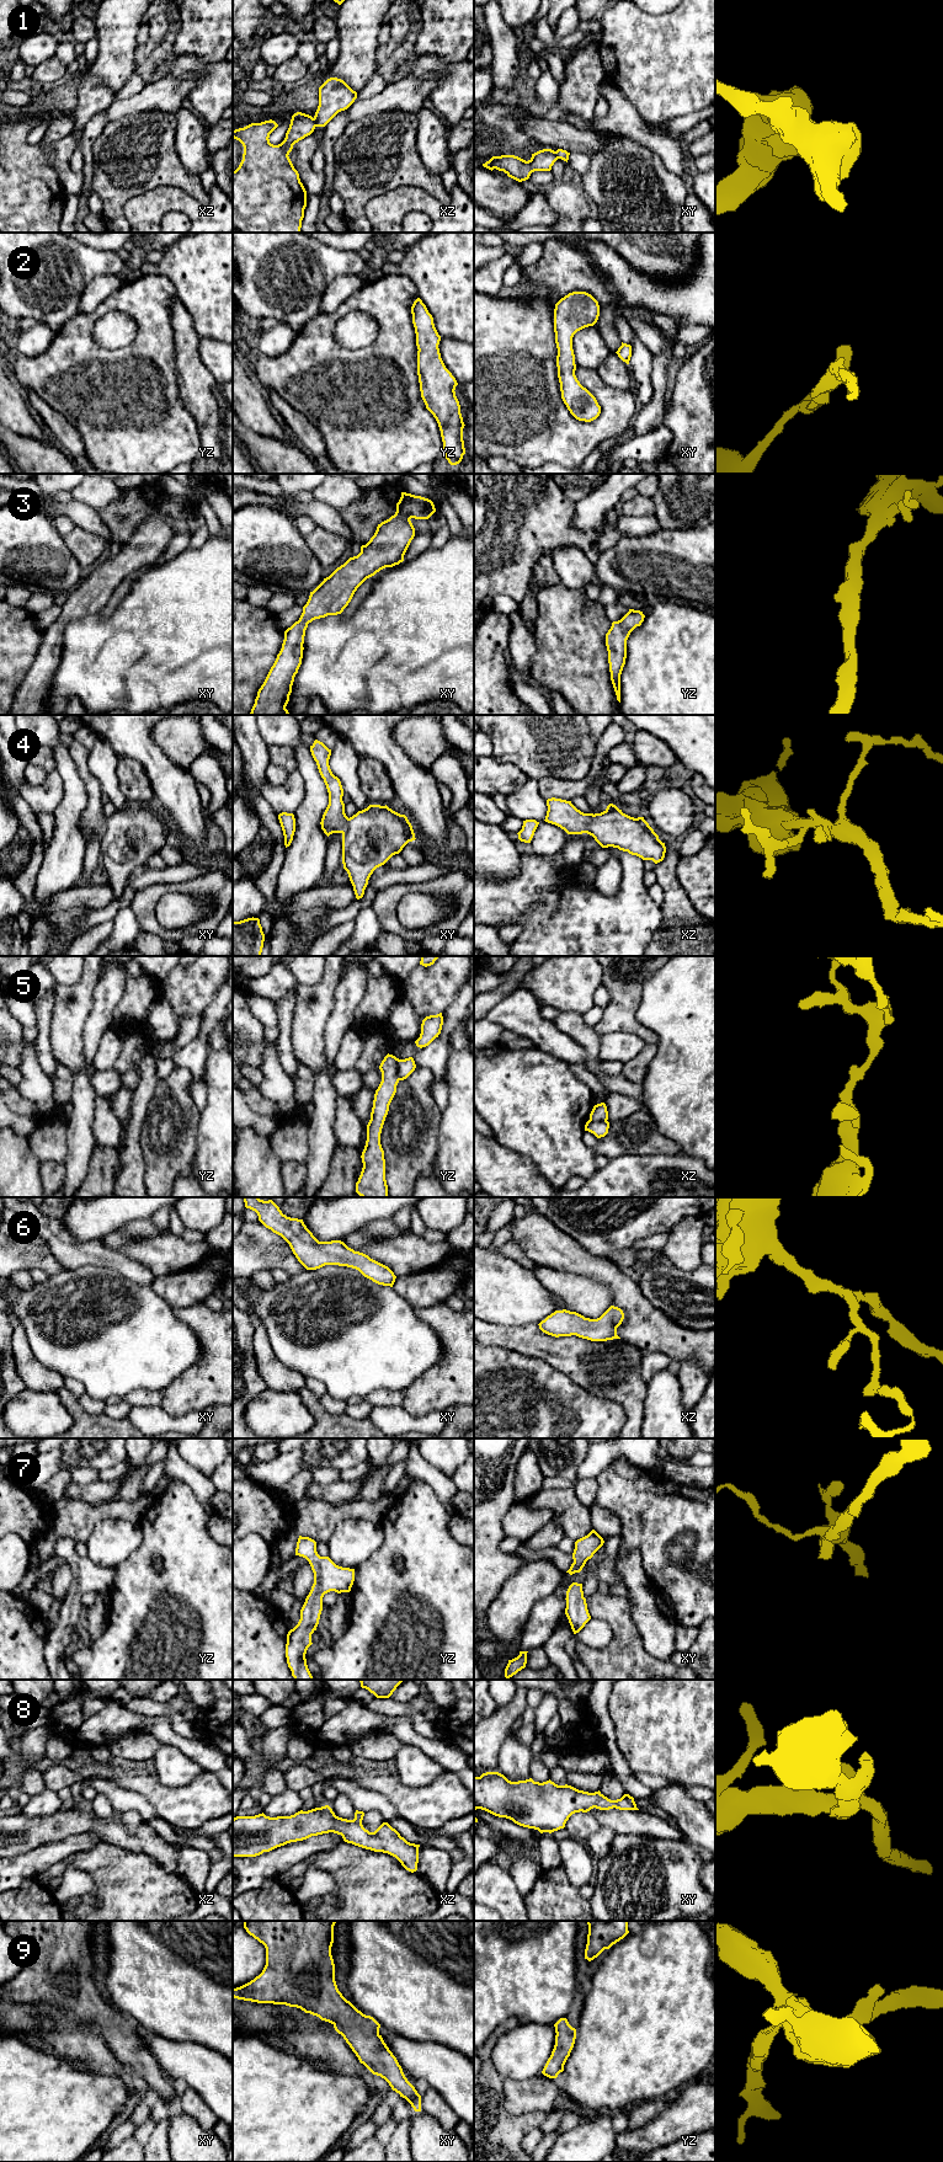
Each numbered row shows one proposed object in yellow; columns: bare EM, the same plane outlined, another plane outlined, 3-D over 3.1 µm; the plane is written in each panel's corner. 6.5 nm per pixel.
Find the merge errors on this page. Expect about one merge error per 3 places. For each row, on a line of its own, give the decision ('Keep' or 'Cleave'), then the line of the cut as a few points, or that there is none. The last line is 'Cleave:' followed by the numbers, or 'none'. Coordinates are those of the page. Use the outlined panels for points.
1: Cleave. Split along xz (313, 118), (317, 126)
2: Keep. No split
3: Keep. No split
4: Keep. No split
5: Cleave. Split along yz (398, 1060), (399, 1079)
6: Keep. No split
7: Keep. No split
8: Keep. No split
9: Keep. No split
Cleave: 1, 5

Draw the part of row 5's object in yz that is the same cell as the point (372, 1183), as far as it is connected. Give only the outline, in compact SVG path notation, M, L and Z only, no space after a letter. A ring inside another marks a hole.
M388 1053L379 1069L382 1082L374 1094L371 1120L367 1125L367 1141L361 1155L363 1168L356 1183L356 1192L361 1197L389 1197L380 1133L399 1083L399 1058Z

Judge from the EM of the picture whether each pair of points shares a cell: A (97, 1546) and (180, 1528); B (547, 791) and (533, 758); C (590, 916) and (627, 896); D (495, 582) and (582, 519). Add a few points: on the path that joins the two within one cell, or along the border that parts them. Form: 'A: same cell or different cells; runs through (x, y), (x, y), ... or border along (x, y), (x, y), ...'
A: different cells; border along (140, 1523), (142, 1543), (126, 1560)
B: different cells; border along (538, 778), (570, 780)
C: same cell; runs through (598, 916), (607, 916), (618, 905)
D: different cells; border along (574, 505), (575, 527), (585, 532), (601, 529)

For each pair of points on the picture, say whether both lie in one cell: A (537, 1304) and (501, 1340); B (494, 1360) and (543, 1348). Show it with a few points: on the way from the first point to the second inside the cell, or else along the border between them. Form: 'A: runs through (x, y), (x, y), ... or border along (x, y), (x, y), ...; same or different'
A: border along (486, 1320), (504, 1325), (537, 1324); different
B: border along (491, 1346), (542, 1359), (547, 1364); different

